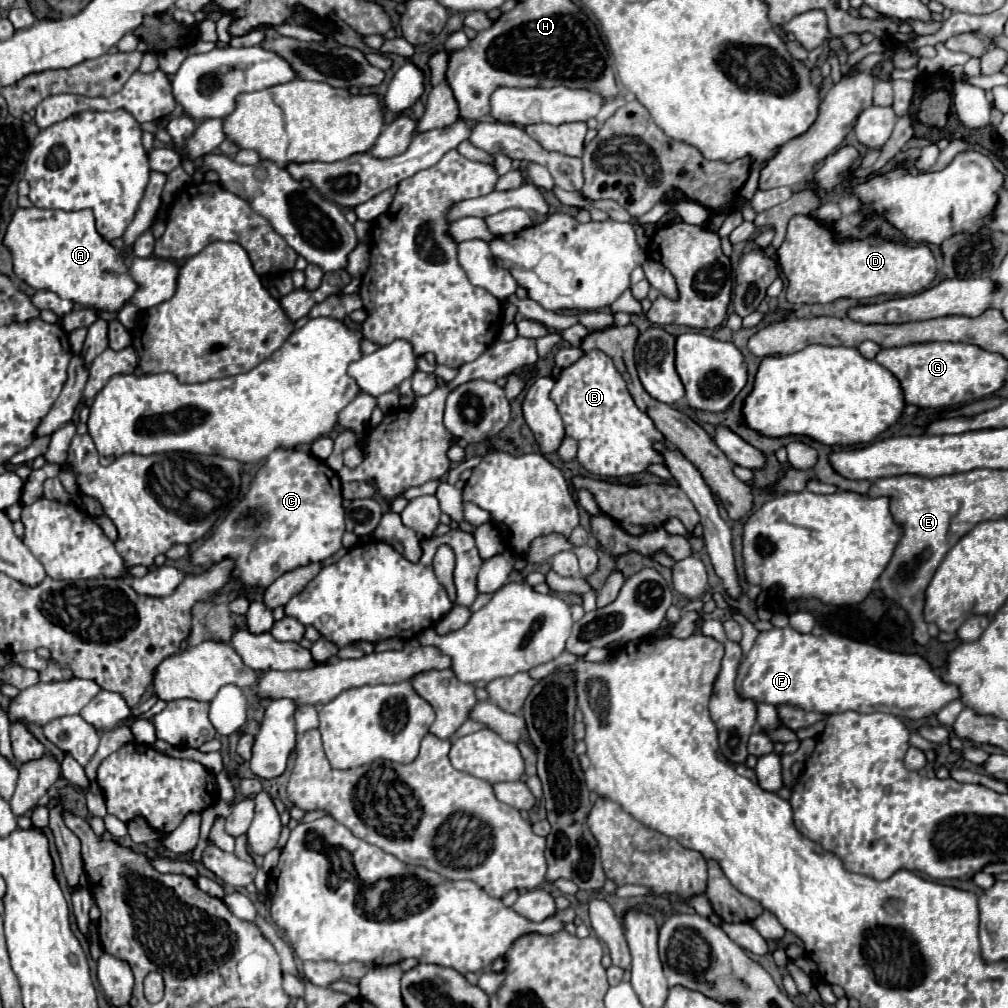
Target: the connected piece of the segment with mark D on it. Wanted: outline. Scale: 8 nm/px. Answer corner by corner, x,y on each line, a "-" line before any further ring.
794,216
786,238
776,250
788,282
786,298
792,304
828,304
838,298
872,298
880,294
918,294
936,278
936,260
926,244
908,246
870,236
858,242
834,242
832,230
808,216

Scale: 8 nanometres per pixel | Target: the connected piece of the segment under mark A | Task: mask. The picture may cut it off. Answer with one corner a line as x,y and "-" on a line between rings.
20,208
6,232
6,246
14,258
14,272
36,290
50,290
86,308
118,312
140,288
124,264
122,250
114,248
96,230
90,210
62,212

